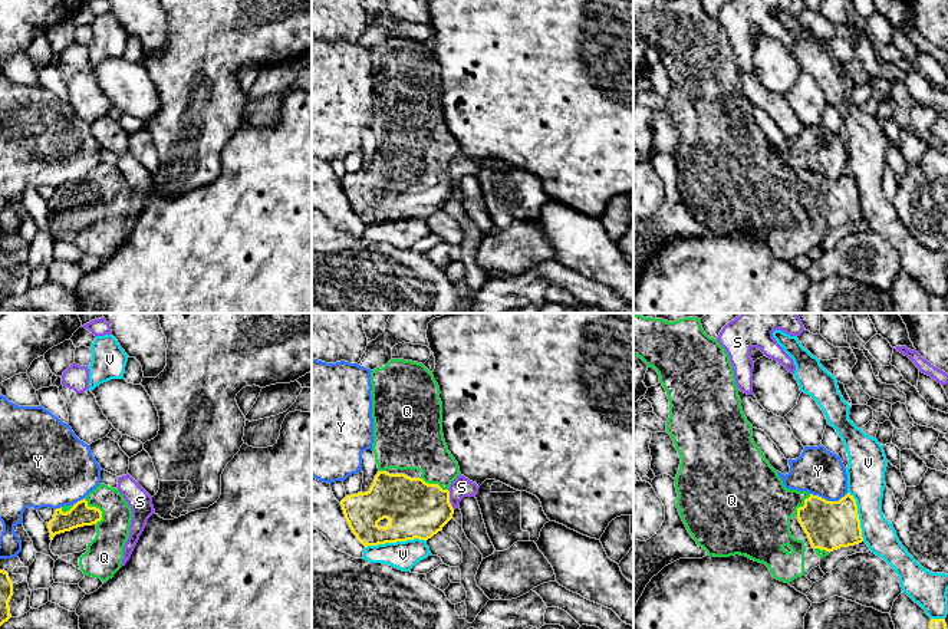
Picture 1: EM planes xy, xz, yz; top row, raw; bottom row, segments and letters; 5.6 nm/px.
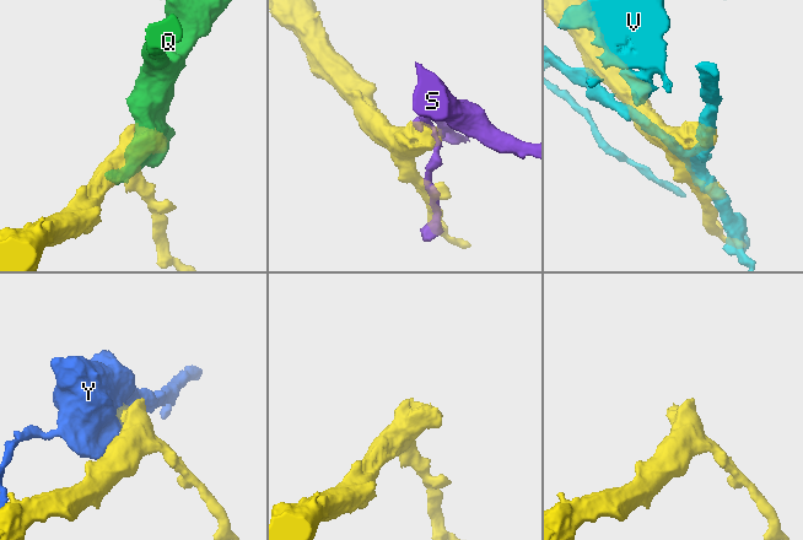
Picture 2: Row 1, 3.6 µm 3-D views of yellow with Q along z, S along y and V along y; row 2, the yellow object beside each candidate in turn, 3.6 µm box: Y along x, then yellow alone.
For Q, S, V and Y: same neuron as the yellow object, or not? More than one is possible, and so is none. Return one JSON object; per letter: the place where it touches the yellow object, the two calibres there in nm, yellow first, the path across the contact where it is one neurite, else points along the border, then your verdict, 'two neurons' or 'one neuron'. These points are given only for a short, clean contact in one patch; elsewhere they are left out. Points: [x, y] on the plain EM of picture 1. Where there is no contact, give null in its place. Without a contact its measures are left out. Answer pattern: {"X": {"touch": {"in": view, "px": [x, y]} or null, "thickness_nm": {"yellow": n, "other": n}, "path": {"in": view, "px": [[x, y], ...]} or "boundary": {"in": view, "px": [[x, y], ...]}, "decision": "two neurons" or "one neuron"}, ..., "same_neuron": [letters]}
{"Q": {"touch": {"in": "xy", "px": [95, 185]}, "thickness_nm": {"yellow": 130, "other": 190}, "decision": "one neuron"}, "S": {"touch": {"in": "xz", "px": [448, 178]}, "thickness_nm": {"yellow": 320, "other": 120}, "boundary": {"in": "xz", "px": [[447, 168], [450, 183], [454, 187]]}, "decision": "two neurons"}, "V": {"touch": {"in": "xz", "px": [395, 220]}, "thickness_nm": {"yellow": 320, "other": 160}, "decision": "two neurons"}, "Y": {"touch": {"in": "yz", "px": [829, 180]}, "thickness_nm": {"yellow": 280, "other": 260}, "decision": "two neurons"}, "same_neuron": ["Q"]}

